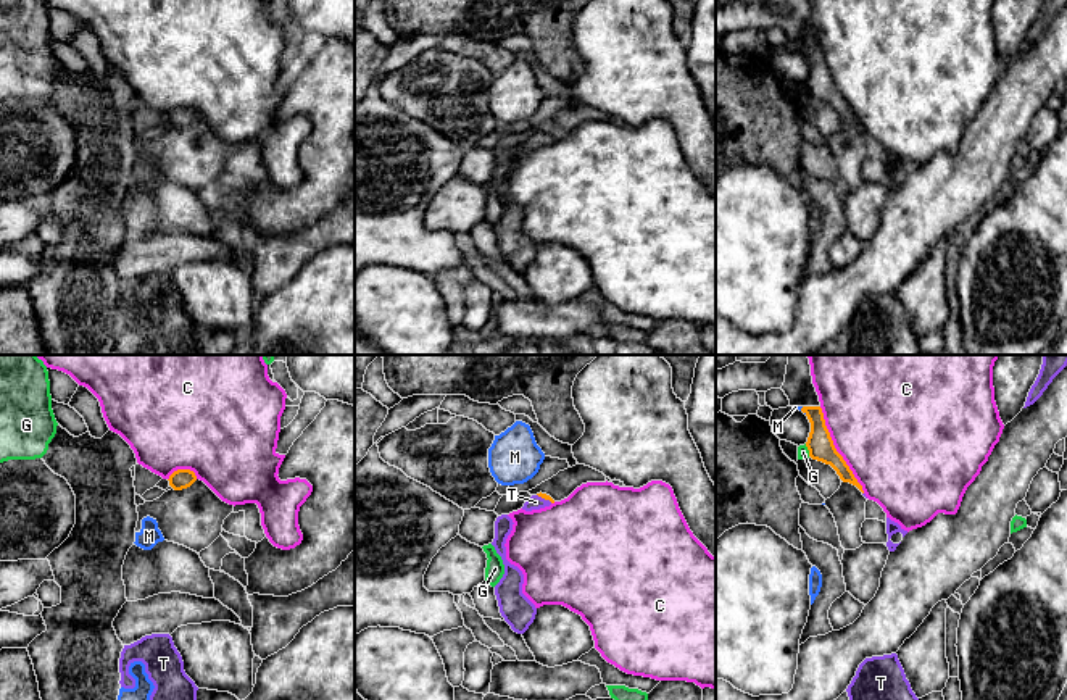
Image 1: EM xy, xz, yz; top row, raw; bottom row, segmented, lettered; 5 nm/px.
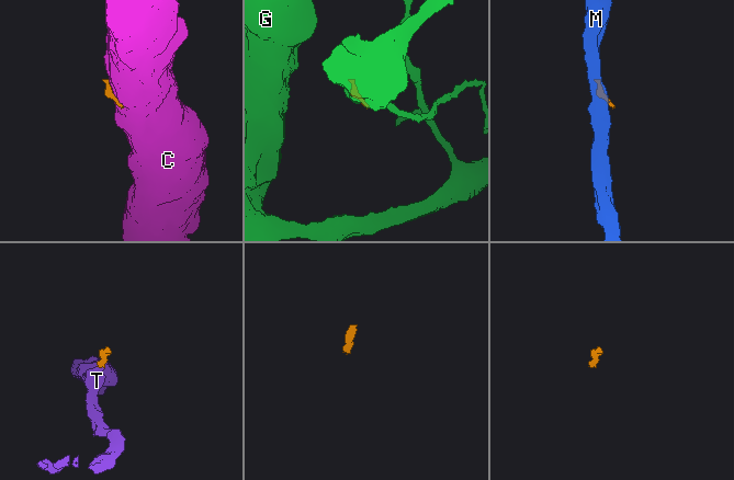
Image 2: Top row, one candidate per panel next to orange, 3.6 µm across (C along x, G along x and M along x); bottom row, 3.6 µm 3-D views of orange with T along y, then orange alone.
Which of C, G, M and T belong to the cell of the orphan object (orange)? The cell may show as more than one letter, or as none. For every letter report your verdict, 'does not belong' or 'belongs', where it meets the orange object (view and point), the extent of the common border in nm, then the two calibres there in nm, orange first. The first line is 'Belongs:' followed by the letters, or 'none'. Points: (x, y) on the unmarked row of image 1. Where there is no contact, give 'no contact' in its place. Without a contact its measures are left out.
Belongs: T
C: does not belong | yz (835, 89) | 480 nm | 130/480 nm
G: does not belong | yz (808, 87) | 70 nm | 130/60 nm
M: does not belong | yz (801, 47) | 30 nm | 130/20 nm
T: belongs | xz (545, 137) | 90 nm | 30/70 nm

